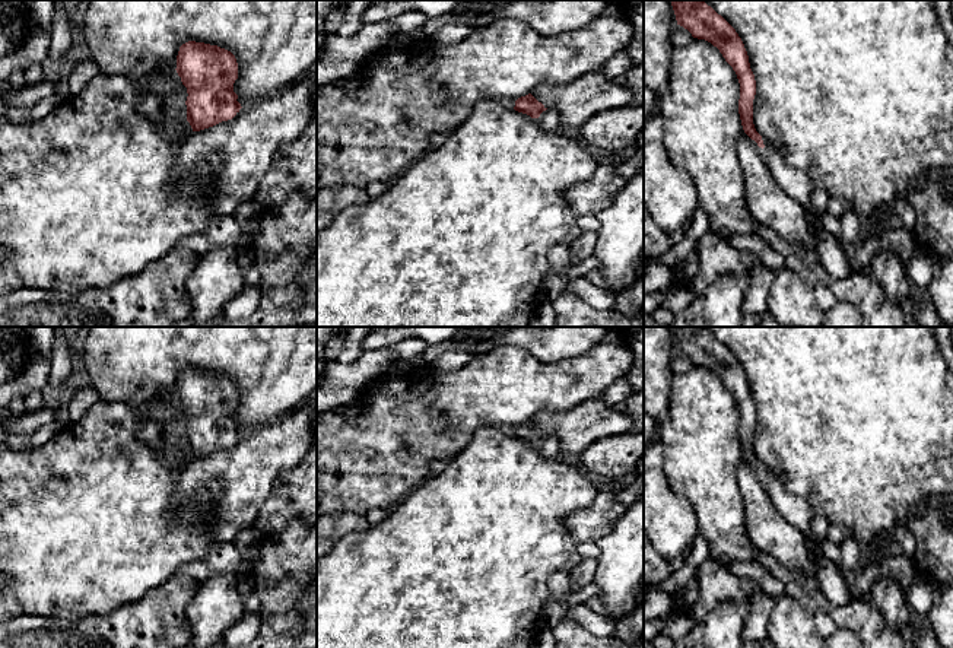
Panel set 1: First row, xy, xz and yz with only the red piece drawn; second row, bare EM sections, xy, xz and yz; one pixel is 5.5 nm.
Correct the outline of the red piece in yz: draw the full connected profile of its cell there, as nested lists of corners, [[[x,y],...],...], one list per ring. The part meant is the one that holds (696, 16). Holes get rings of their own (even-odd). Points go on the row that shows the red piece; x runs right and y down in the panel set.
[[[671,0],[677,25],[687,29],[693,38],[705,39],[719,50],[733,67],[740,83],[738,114],[744,133],[753,140],[760,158],[769,166],[776,182],[804,206],[806,217],[814,235],[825,236],[820,231],[819,215],[811,206],[810,196],[816,188],[809,175],[785,163],[779,150],[763,139],[753,124],[753,99],[756,80],[750,69],[749,55],[736,29],[703,0]]]

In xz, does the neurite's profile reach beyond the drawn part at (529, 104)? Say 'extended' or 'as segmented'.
extended

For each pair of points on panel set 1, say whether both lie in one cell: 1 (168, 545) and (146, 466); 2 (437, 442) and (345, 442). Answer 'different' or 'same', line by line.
1: same
2: same

